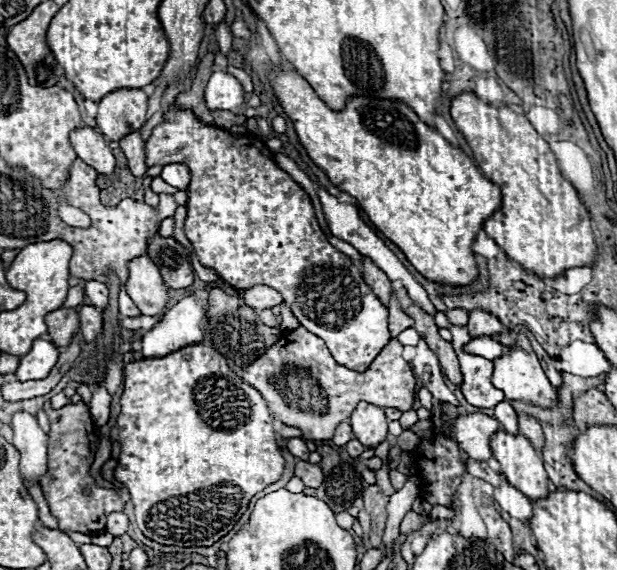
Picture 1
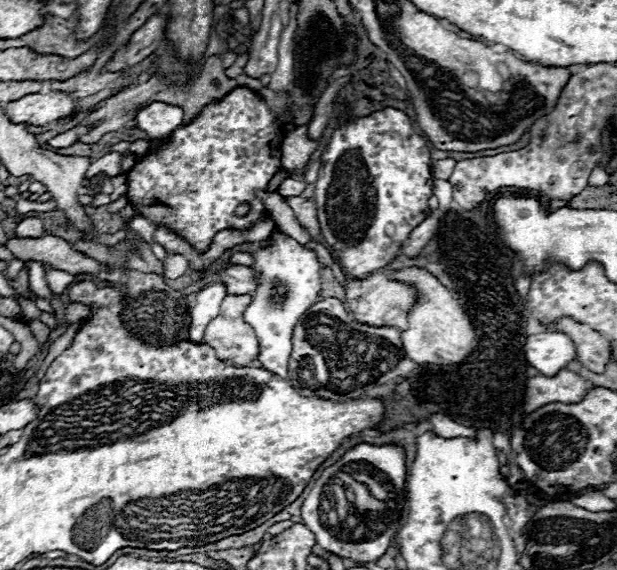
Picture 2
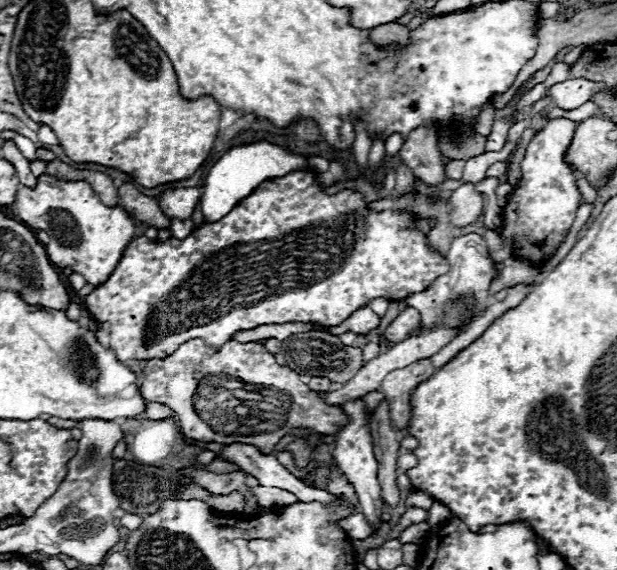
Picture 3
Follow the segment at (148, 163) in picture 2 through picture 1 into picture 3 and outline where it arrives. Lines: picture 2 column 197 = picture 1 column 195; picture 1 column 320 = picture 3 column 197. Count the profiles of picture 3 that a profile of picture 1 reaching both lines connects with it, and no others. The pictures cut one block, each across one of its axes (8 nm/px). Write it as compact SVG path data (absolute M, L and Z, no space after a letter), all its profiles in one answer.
M290 172L290 174L286 174L286 176L282 176L282 178L278 178L278 180L268 180L268 182L262 182L246 200L242 200L230 214L226 214L222 220L218 220L218 222L212 222L212 224L202 224L198 230L194 230L194 234L192 236L188 236L186 240L176 240L176 238L170 238L170 240L166 240L166 242L150 242L146 236L140 236L140 238L134 238L128 246L126 246L126 250L124 250L124 254L122 254L122 258L120 258L120 262L118 262L118 266L114 268L114 272L110 274L110 278L104 282L104 284L100 284L100 286L96 286L94 288L94 292L90 294L90 296L86 296L86 306L88 306L88 310L92 312L92 316L98 320L98 322L108 322L108 326L110 326L110 346L112 346L112 350L114 350L114 354L116 354L116 358L118 360L152 360L152 358L166 358L166 356L170 356L170 354L174 354L176 350L178 350L178 346L180 344L184 344L186 340L192 340L192 338L200 338L200 340L204 340L206 344L210 344L212 348L222 348L222 344L226 344L226 342L230 342L232 340L232 336L236 334L236 332L240 332L240 330L250 330L250 328L256 328L256 326L262 326L262 324L286 324L286 322L304 322L304 324L308 324L308 322L312 322L312 324L316 324L316 326L326 326L326 328L330 328L330 326L338 326L338 324L342 324L354 310L358 310L358 308L362 308L362 306L366 306L370 300L374 300L374 298L388 298L388 300L404 300L406 296L410 296L410 294L414 294L414 292L422 292L422 290L426 290L438 276L442 276L442 274L446 274L448 272L448 260L446 258L442 258L438 252L432 252L430 248L428 248L428 244L426 244L426 236L420 232L420 228L418 228L418 224L416 224L416 220L418 218L412 218L412 216L408 216L408 214L400 214L400 212L390 212L390 210L384 210L384 212L372 212L372 210L368 210L368 204L362 200L362 194L360 192L350 192L350 190L342 190L342 192L338 192L338 194L334 194L334 196L328 196L320 186L318 186L318 182L316 182L316 174L314 172Z

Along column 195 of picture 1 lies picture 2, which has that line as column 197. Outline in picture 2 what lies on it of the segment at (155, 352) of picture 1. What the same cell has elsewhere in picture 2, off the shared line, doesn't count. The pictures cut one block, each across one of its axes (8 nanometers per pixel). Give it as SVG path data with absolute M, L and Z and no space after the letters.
M218 282L210 284L196 296L196 304L190 308L190 328L188 328L190 342L200 344L204 340L206 326L214 316L218 316L218 308L224 296L226 296L226 286Z

